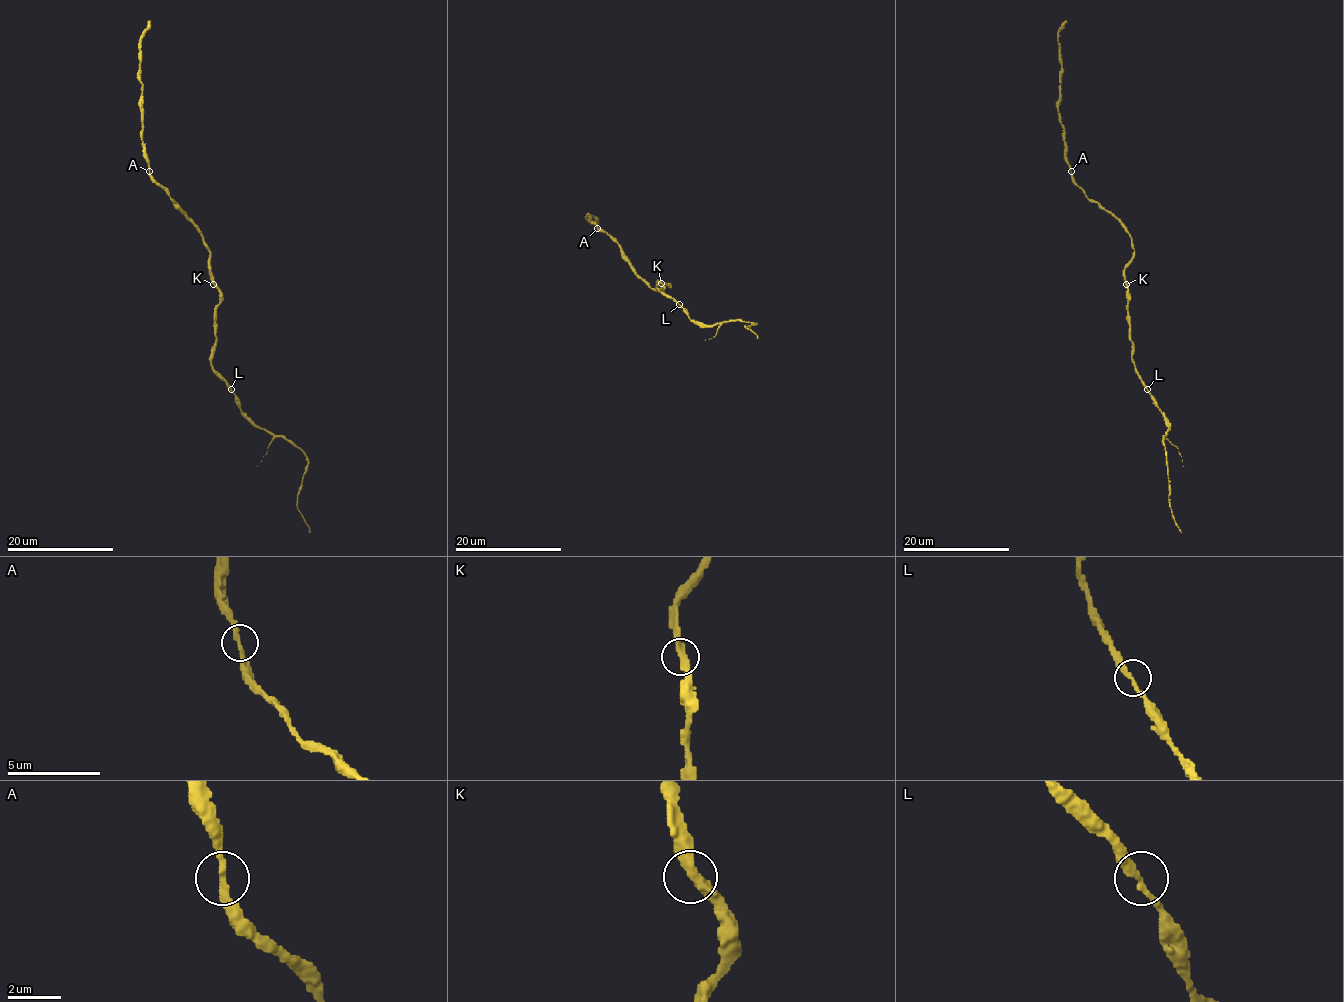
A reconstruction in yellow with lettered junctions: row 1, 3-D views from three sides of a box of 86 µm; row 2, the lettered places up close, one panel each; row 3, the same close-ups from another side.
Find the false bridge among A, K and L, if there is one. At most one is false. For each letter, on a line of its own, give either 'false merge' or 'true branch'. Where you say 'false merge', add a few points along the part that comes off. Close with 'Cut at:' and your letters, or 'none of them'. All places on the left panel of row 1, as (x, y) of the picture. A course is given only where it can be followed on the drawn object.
A: true branch
K: true branch
L: true branch
Cut at: none of them

